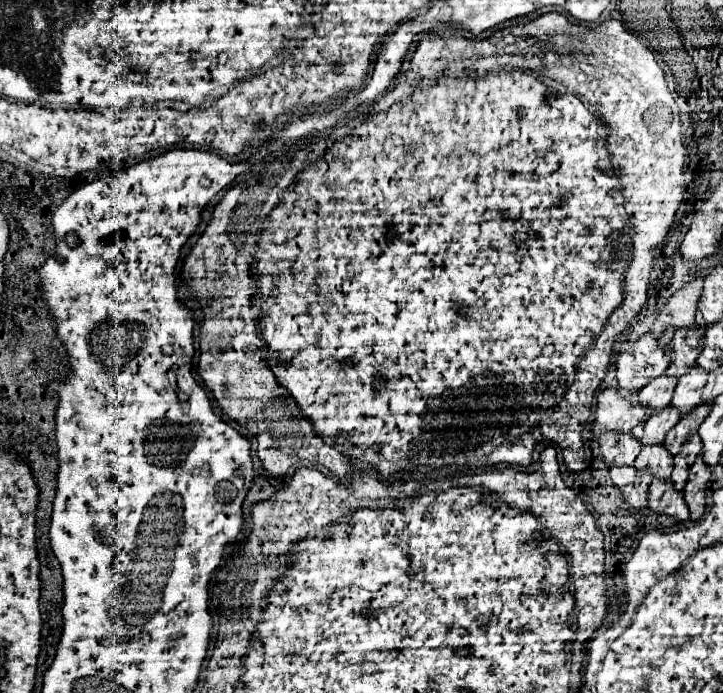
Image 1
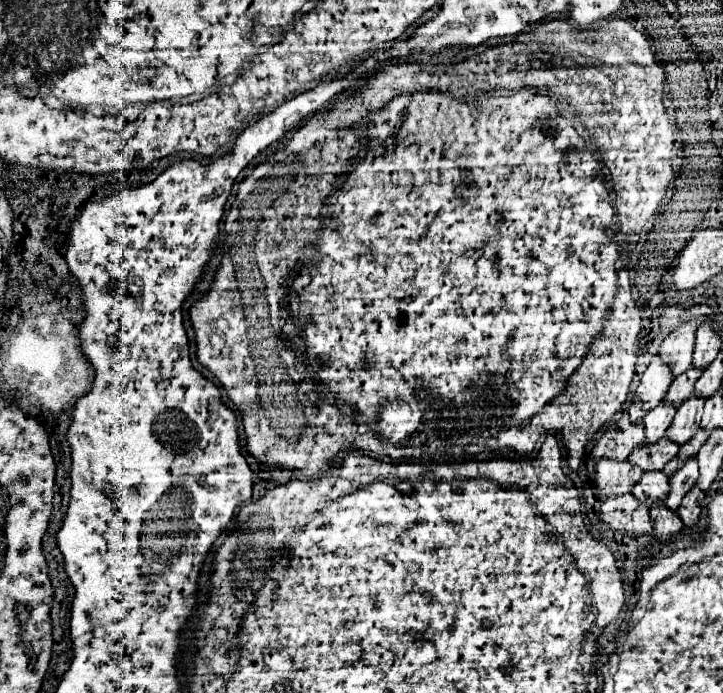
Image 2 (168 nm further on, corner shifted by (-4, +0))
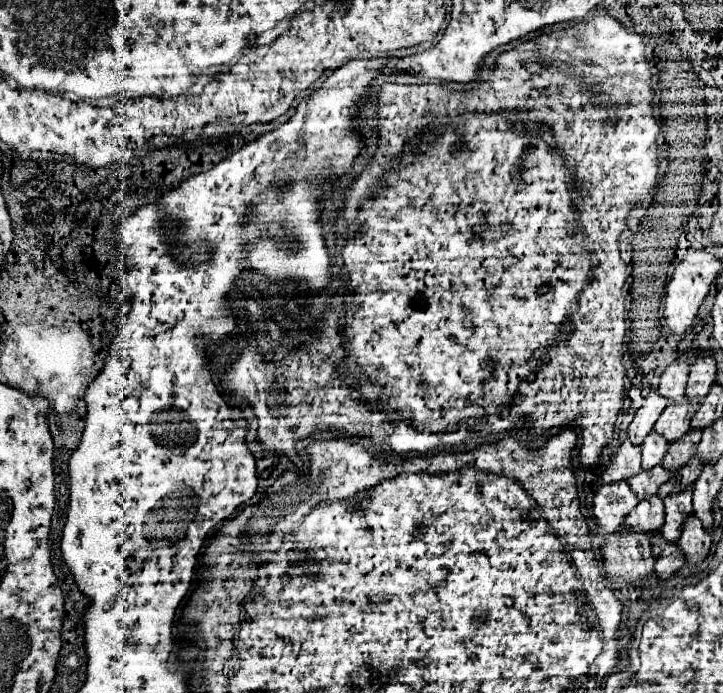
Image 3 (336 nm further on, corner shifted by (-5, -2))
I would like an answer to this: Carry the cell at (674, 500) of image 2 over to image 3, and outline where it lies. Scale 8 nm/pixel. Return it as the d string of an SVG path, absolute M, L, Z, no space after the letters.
M693 487L681 491L679 495L671 495L671 497L663 499L663 503L665 503L665 525L661 529L661 535L667 543L677 543L677 539L681 537L685 519L693 513L691 493L693 493Z

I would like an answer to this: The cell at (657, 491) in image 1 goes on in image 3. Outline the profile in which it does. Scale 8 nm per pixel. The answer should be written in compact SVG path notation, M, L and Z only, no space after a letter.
M655 535L655 539L651 539L651 547L655 555L655 573L659 579L669 579L685 565L685 557L677 545L667 543L661 537L663 535Z

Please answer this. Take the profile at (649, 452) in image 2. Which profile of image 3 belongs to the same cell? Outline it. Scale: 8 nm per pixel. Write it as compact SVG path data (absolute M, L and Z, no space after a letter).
M653 467L651 471L641 471L635 479L629 479L631 491L637 495L637 499L645 501L657 493L657 489L667 483L673 475L669 471L663 471L663 467Z

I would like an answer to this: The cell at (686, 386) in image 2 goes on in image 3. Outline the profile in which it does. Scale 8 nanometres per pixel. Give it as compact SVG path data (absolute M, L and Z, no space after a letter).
M687 399L679 407L667 407L663 415L659 417L655 431L659 431L659 435L663 435L669 443L679 441L681 437L685 437L691 431L691 419L697 409L699 405L687 403Z

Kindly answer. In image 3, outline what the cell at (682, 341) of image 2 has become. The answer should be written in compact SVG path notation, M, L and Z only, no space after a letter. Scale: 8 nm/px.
M677 359L667 367L667 371L661 375L661 383L657 387L657 393L663 395L669 405L683 403L685 397L685 385L687 385L687 375L689 375L689 363Z

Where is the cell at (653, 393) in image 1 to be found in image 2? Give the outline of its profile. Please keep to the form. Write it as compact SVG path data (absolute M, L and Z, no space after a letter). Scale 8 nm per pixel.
M666 399L660 401L654 409L650 409L644 417L644 427L646 427L646 441L658 441L664 437L672 417L676 413L676 407L668 403Z

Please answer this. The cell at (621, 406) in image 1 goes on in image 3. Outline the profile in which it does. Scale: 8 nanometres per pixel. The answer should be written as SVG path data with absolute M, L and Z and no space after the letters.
M625 441L617 449L617 455L611 457L611 465L601 475L601 483L617 483L627 481L641 471L641 447Z

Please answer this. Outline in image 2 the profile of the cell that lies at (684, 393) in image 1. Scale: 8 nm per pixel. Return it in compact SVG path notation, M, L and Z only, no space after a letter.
M692 395L688 397L686 401L680 403L668 431L666 431L666 437L676 441L678 445L686 443L694 433L696 429L700 427L700 417L702 417L702 409L704 409L704 397L700 395Z

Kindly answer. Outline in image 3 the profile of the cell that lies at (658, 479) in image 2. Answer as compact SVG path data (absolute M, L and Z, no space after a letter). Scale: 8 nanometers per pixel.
M653 495L647 501L641 501L623 521L623 527L635 533L653 535L659 533L663 527L663 499L659 495Z

